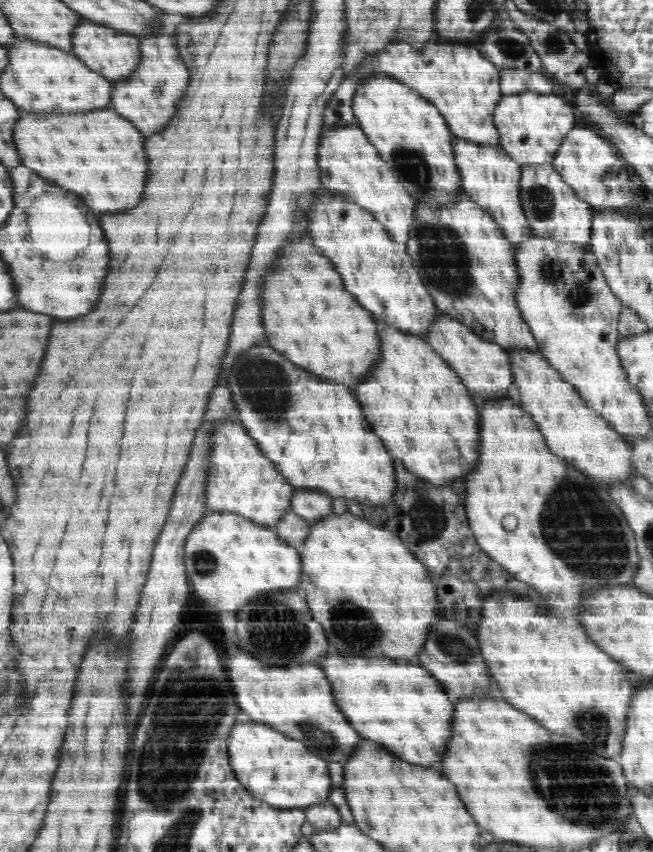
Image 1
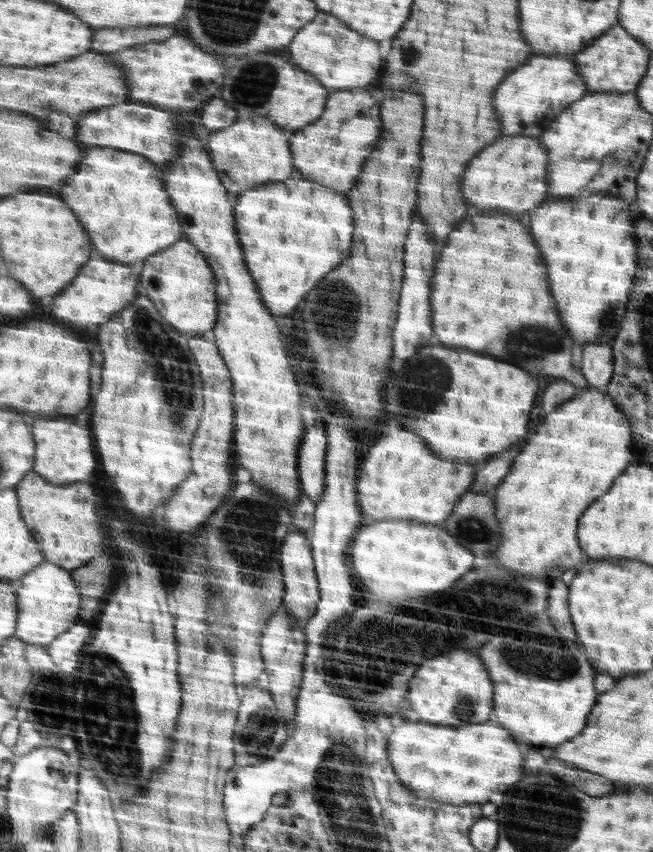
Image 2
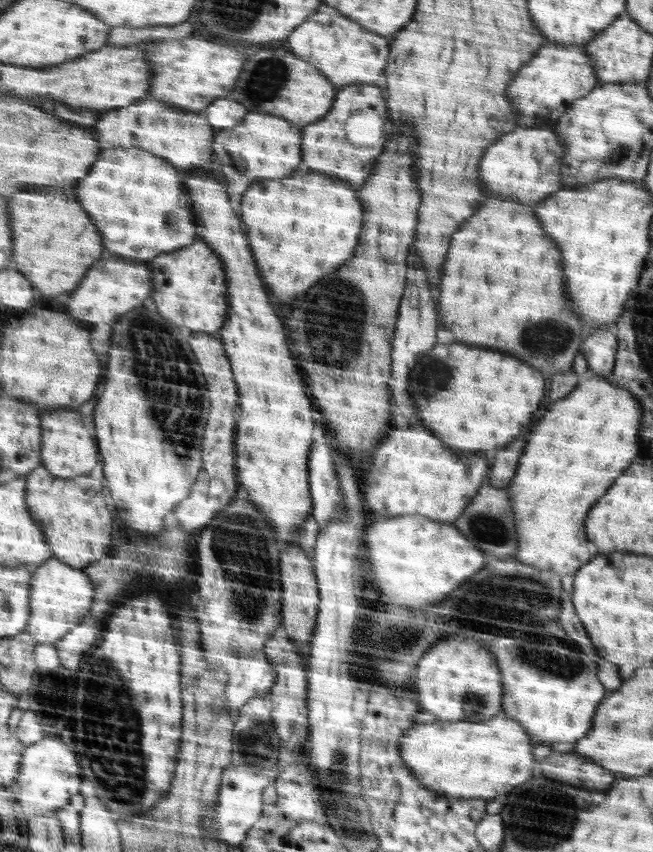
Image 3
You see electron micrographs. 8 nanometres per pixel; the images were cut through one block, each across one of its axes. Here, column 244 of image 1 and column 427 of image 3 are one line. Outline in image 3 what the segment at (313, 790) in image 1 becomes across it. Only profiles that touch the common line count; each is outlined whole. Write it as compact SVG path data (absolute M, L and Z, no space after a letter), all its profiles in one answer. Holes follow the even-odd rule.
M498 716L486 721L438 720L430 724L420 724L420 728L412 728L412 732L404 736L403 760L408 760L408 768L411 769L412 775L440 797L496 798L508 794L514 786L520 786L532 778L532 768L534 768L532 744L524 730L526 729L520 725L520 722L508 716Z

